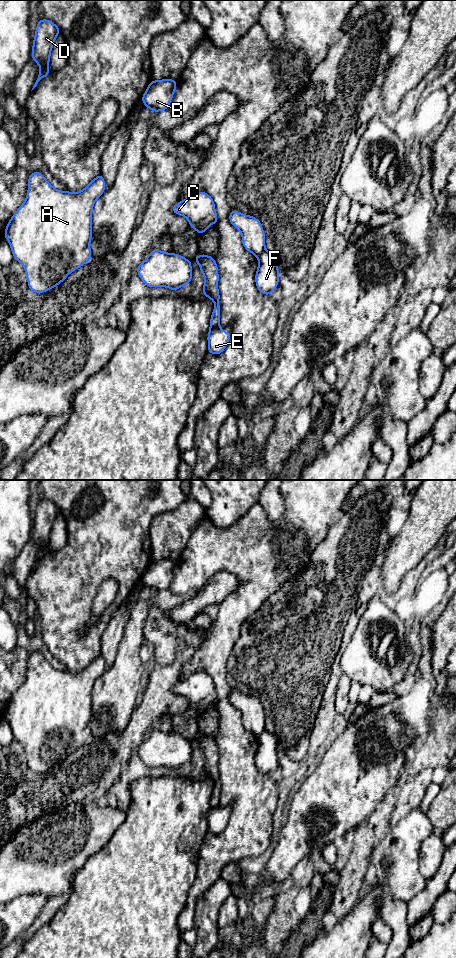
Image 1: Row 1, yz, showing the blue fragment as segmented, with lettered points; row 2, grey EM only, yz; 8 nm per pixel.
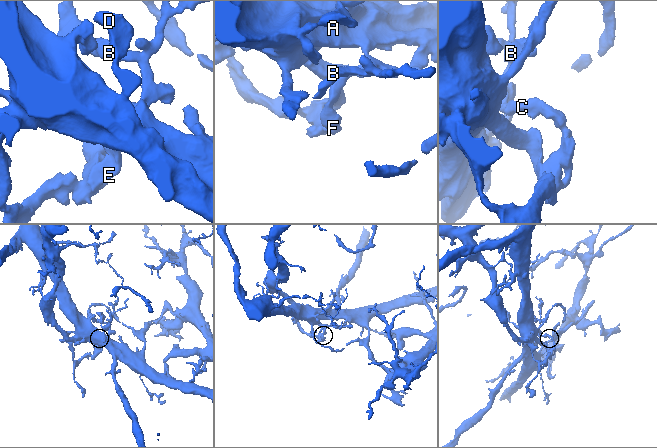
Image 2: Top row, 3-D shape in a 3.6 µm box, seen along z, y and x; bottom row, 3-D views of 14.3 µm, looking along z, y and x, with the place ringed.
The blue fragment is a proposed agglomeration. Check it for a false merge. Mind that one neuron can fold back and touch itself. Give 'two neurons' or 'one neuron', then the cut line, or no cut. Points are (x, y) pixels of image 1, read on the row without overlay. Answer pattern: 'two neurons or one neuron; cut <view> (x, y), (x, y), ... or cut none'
two neurons; cut yz (219, 805), (210, 808)

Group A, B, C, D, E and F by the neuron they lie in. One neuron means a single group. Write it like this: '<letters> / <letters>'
A B C D / E F

